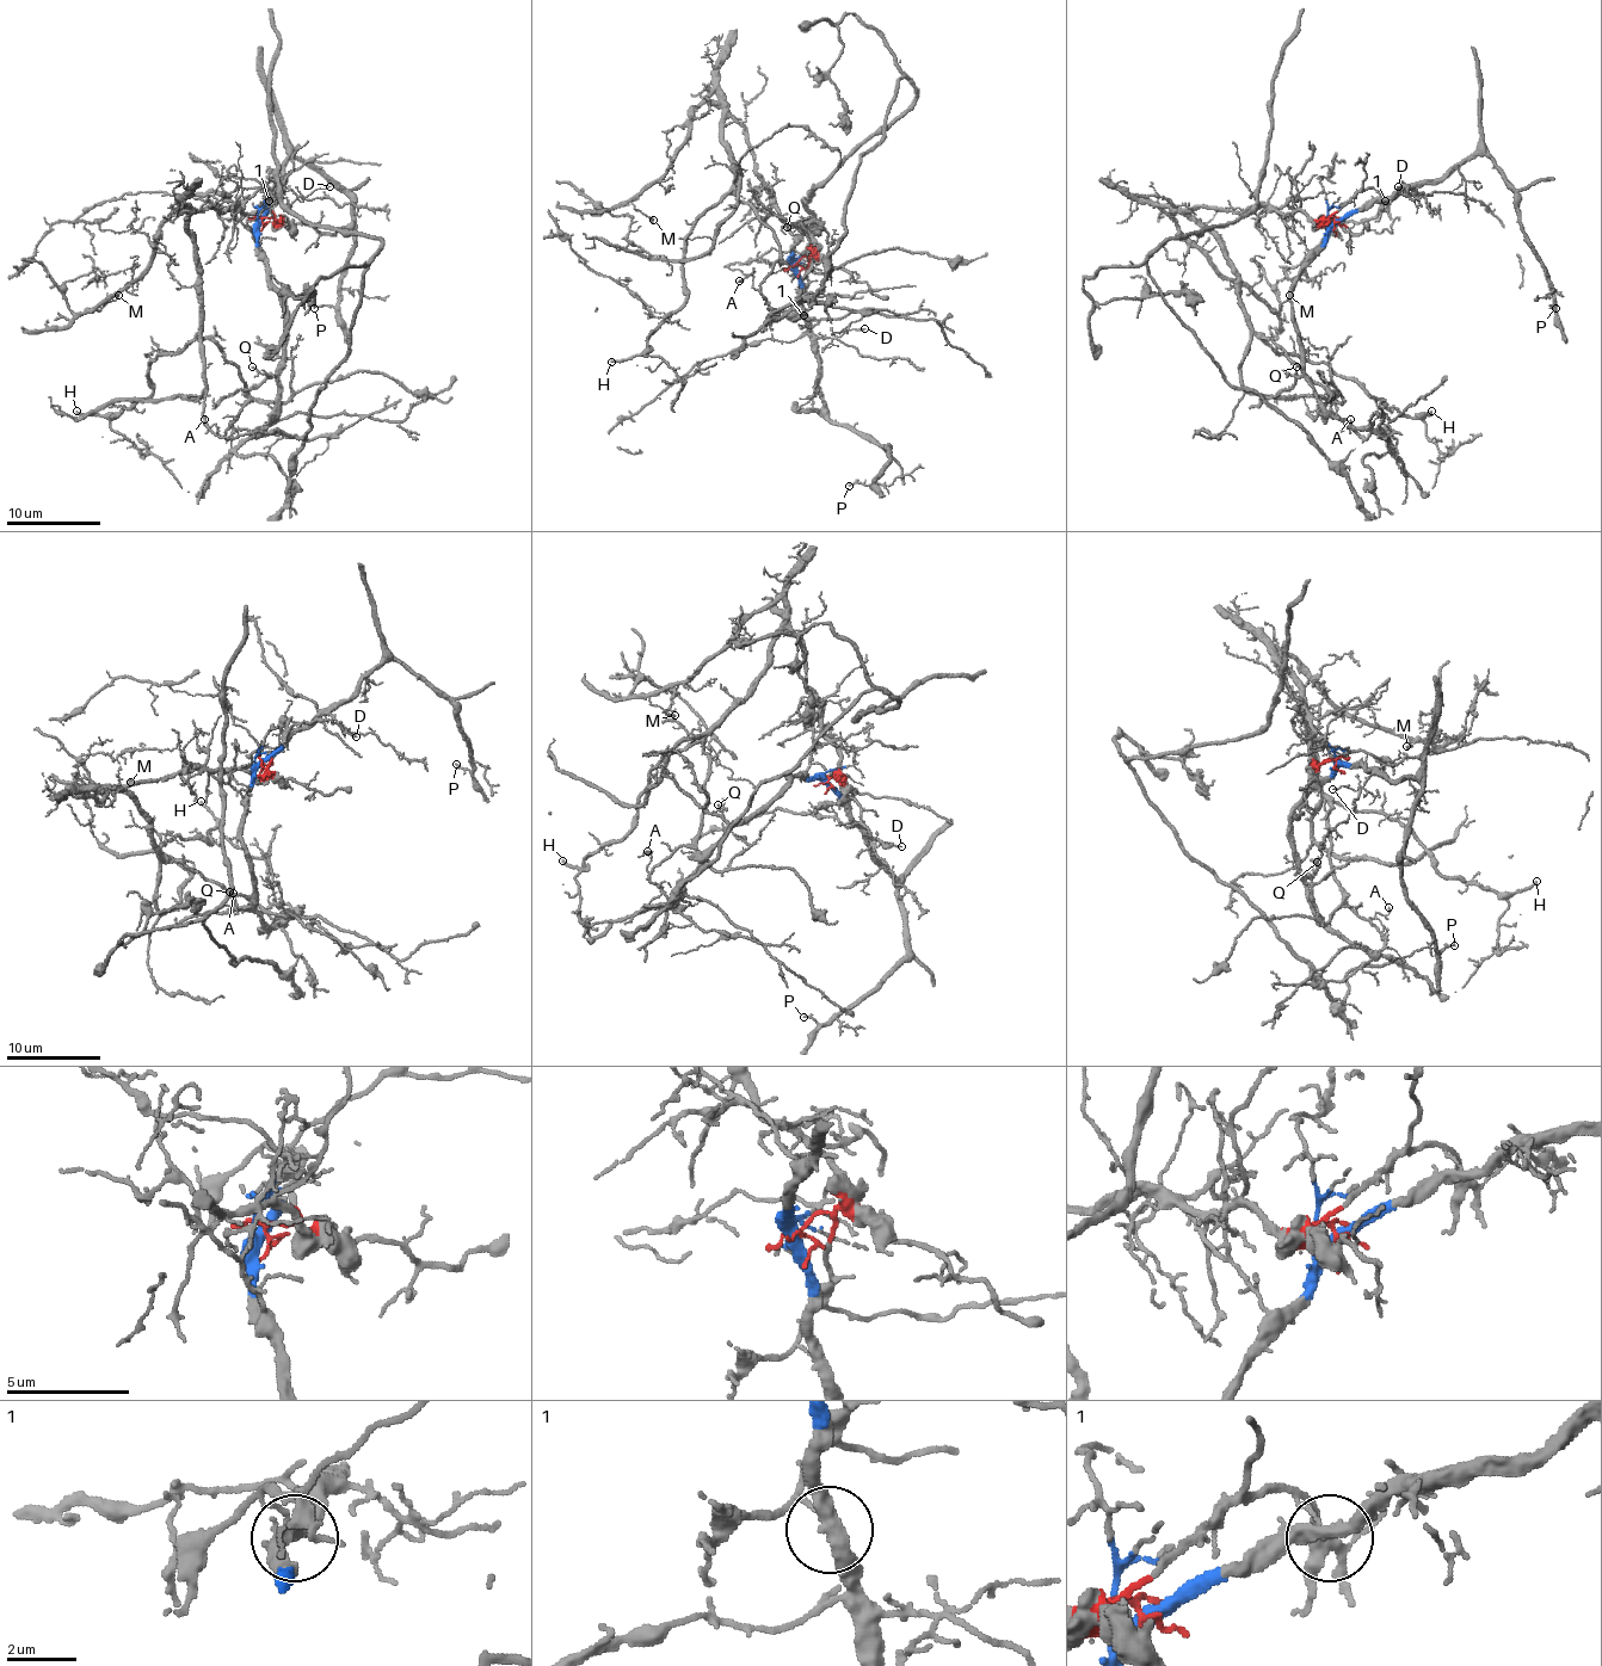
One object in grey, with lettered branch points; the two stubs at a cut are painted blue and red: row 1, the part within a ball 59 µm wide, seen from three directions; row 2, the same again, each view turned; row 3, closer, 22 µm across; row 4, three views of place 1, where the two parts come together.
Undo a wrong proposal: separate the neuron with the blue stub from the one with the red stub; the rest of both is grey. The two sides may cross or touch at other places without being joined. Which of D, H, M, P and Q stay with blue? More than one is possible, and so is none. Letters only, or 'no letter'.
D, P, Q

